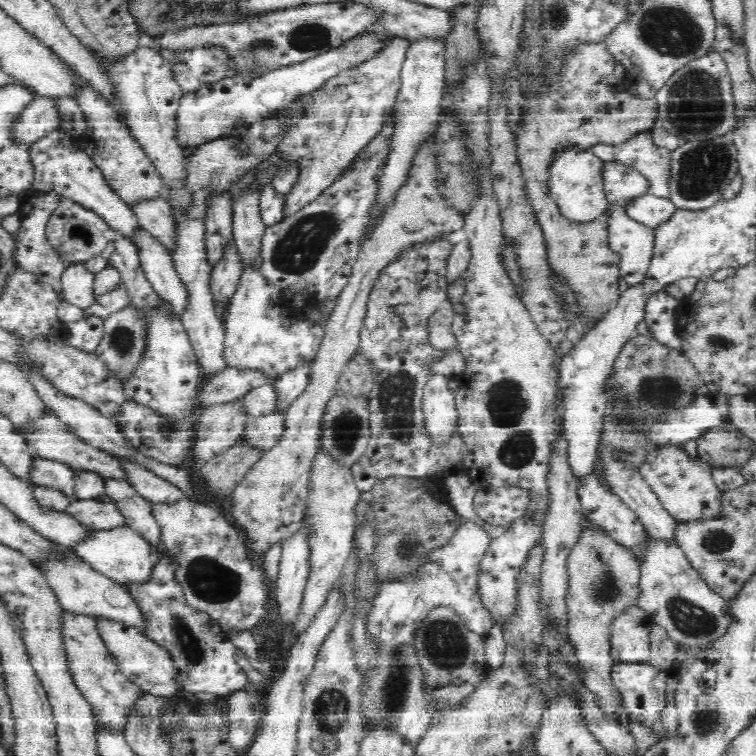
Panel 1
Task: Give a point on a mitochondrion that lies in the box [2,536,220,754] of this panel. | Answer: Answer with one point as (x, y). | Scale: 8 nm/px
(190, 646)

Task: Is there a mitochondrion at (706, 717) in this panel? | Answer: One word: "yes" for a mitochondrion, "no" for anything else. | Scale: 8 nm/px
yes

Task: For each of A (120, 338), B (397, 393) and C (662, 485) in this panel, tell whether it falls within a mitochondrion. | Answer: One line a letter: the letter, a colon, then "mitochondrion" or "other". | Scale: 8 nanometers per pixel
A: mitochondrion
B: mitochondrion
C: other

